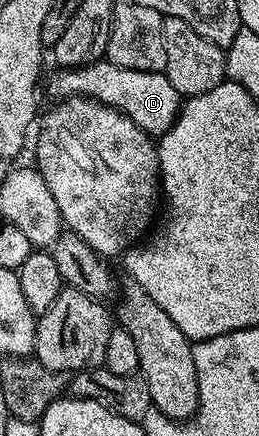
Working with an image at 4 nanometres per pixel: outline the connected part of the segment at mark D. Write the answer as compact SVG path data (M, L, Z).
M109 61L89 63L87 67L72 67L57 72L59 75L54 79L54 87L62 97L87 97L98 102L118 108L119 111L128 116L140 129L144 129L151 137L161 137L176 121L179 111L182 109L184 96L178 92L176 85L168 81L165 73L160 71L141 71L140 69L124 69L120 65Z

